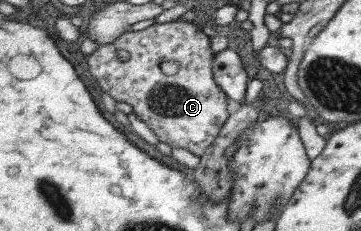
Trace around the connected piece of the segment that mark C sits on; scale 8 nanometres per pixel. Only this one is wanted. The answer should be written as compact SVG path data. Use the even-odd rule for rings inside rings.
M177 19L174 22L152 24L139 31L127 31L111 44L99 45L87 57L88 67L102 91L108 93L117 102L125 102L154 132L158 141L172 147L181 147L201 158L206 154L214 139L222 134L229 121L229 98L217 83L213 71L216 53L211 49L211 37L203 33L202 28L194 22ZM165 61L177 61L178 72L165 75L161 65Z

